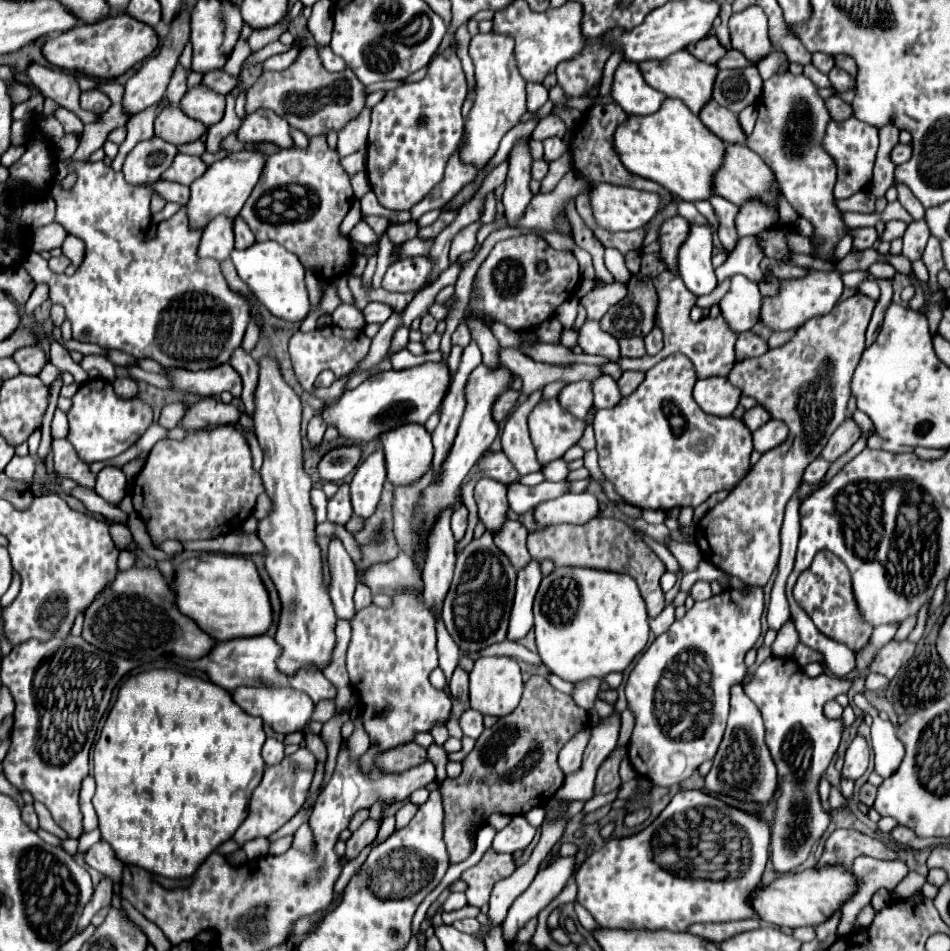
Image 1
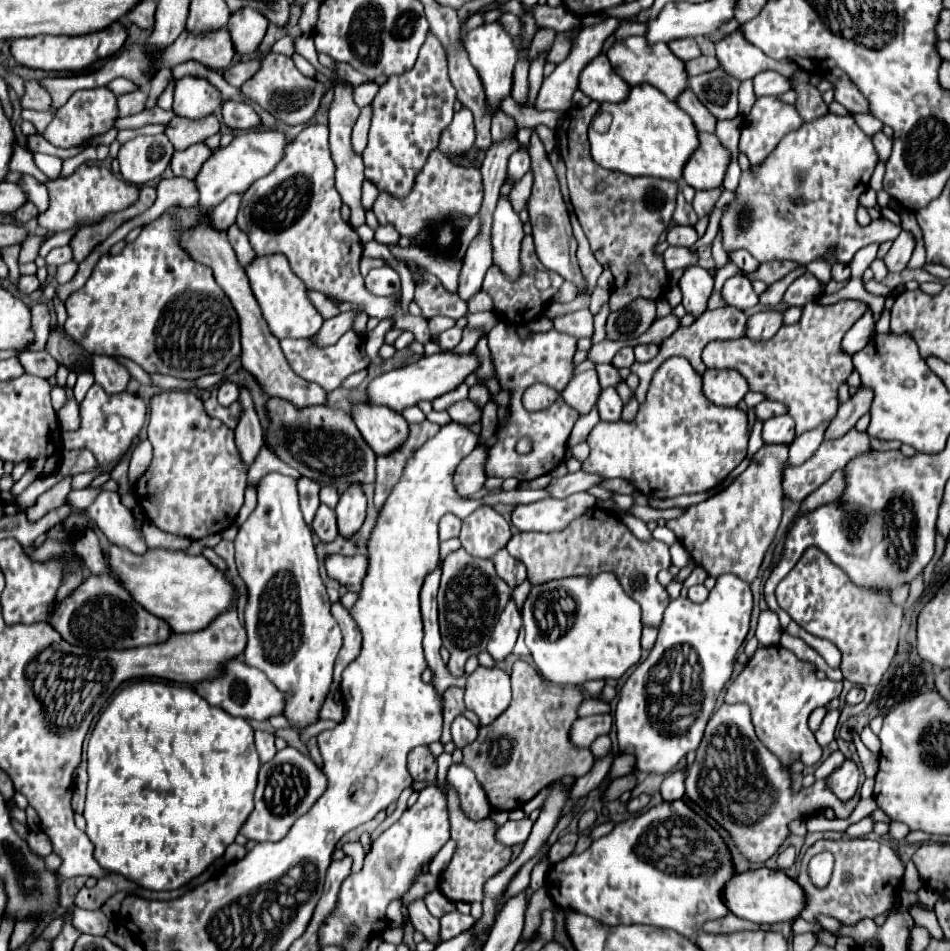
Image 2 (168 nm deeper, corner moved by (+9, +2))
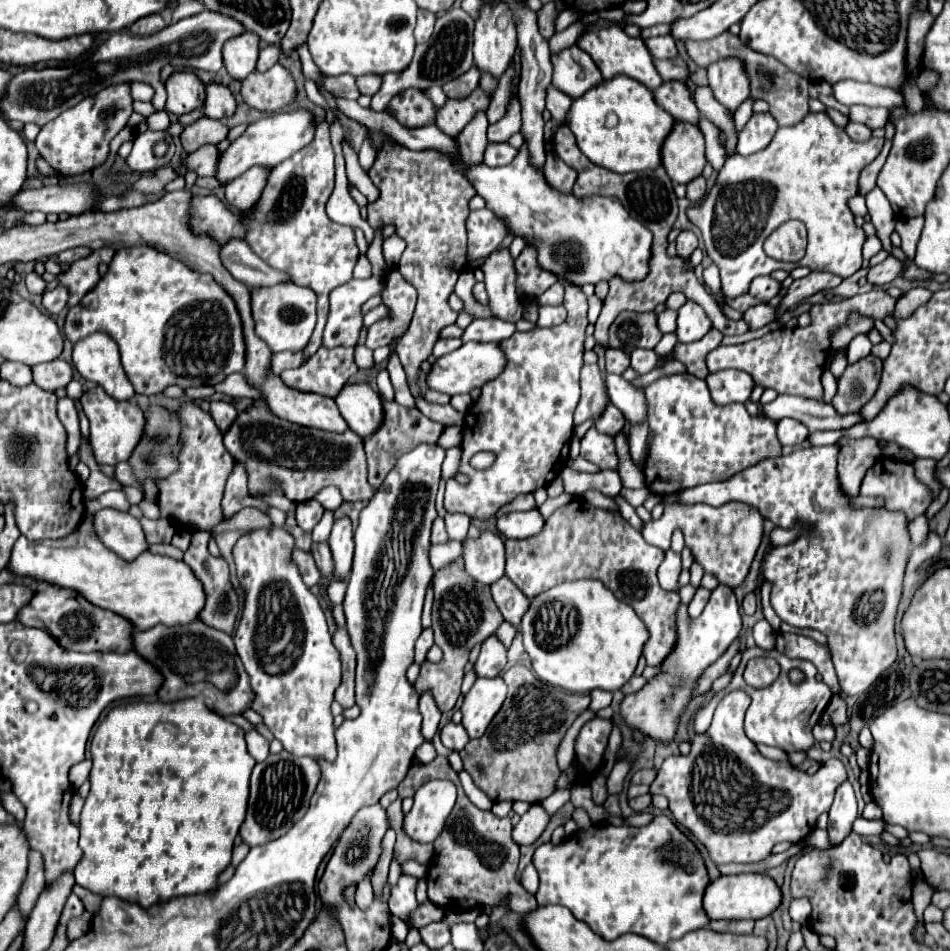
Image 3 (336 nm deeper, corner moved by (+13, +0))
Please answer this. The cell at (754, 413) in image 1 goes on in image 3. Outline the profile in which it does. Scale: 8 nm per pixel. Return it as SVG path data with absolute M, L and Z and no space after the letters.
M779 394L773 402L763 406L763 414L771 420L781 418L793 418L803 422L809 432L817 430L845 430L859 422L863 422L863 416L859 412L855 414L837 414L835 408L823 400L809 400L789 394Z

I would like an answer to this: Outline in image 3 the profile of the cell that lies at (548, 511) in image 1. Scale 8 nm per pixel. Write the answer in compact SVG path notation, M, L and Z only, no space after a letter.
M539 510L529 512L507 512L505 516L497 518L497 532L505 538L527 538L543 528L545 520L541 518Z

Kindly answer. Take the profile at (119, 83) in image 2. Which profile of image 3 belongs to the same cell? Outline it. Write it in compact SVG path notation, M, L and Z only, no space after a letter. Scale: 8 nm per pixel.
M133 82L133 84L131 84L131 94L133 94L133 98L135 98L135 100L151 102L151 98L153 98L155 90L153 90L149 84L145 84L145 82Z

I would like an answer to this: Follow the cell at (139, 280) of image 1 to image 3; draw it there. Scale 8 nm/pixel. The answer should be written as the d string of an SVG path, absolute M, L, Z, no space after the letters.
M147 246L121 248L97 286L69 310L65 334L71 342L77 342L93 332L107 332L117 342L121 364L129 382L137 394L145 396L161 394L171 384L181 388L215 386L229 374L241 372L245 366L243 322L225 288L217 284L211 274L193 272L171 256Z

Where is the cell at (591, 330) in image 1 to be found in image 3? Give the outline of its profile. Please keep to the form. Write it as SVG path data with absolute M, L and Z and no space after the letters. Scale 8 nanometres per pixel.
M539 306L539 320L537 326L539 328L549 328L555 324L561 324L565 320L567 312L563 306Z

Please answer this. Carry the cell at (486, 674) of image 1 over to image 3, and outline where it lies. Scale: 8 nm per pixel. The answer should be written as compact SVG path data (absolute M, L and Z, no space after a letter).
M477 678L473 688L463 700L461 714L463 714L463 728L467 730L469 738L481 738L493 716L499 712L507 694L507 686L503 678Z

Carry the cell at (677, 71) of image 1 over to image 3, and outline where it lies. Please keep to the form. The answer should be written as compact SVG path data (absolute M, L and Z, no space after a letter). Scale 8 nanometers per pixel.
M589 26L579 38L577 38L577 46L581 50L585 50L593 62L597 64L601 76L605 80L617 76L617 74L625 74L629 78L635 78L639 80L641 84L645 84L649 90L655 90L659 88L659 82L661 76L659 72L655 72L655 66L653 66L653 58L651 54L647 52L645 44L641 38L631 38L623 32L623 28L617 28L617 26L607 26L607 28L601 28L601 26Z

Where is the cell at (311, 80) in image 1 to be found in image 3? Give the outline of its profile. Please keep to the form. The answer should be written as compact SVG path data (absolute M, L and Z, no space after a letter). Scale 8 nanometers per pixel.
M275 64L267 72L253 72L241 86L243 100L263 112L283 110L295 100L295 82L287 68Z

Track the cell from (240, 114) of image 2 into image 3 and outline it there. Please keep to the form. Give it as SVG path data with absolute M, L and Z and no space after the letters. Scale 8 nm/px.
M207 84L205 86L205 102L203 102L203 114L215 120L221 120L223 116L233 116L235 112L235 98L223 84Z

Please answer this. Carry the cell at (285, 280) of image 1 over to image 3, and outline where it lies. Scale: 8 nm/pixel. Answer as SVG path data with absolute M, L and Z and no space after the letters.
M277 284L271 288L251 290L251 312L255 322L255 334L269 346L271 352L301 352L315 328L315 292L297 284Z

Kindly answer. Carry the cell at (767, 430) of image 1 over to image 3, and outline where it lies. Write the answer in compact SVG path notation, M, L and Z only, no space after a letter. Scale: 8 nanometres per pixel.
M783 418L777 422L777 436L783 446L795 446L795 444L801 444L809 436L809 430L797 420Z

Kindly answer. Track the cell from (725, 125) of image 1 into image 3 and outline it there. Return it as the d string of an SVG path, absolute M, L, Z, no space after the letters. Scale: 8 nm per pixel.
M669 80L663 82L655 92L655 102L667 110L675 120L683 120L683 122L699 122L699 110L695 106L695 102L691 100L689 88L681 82L681 80Z

